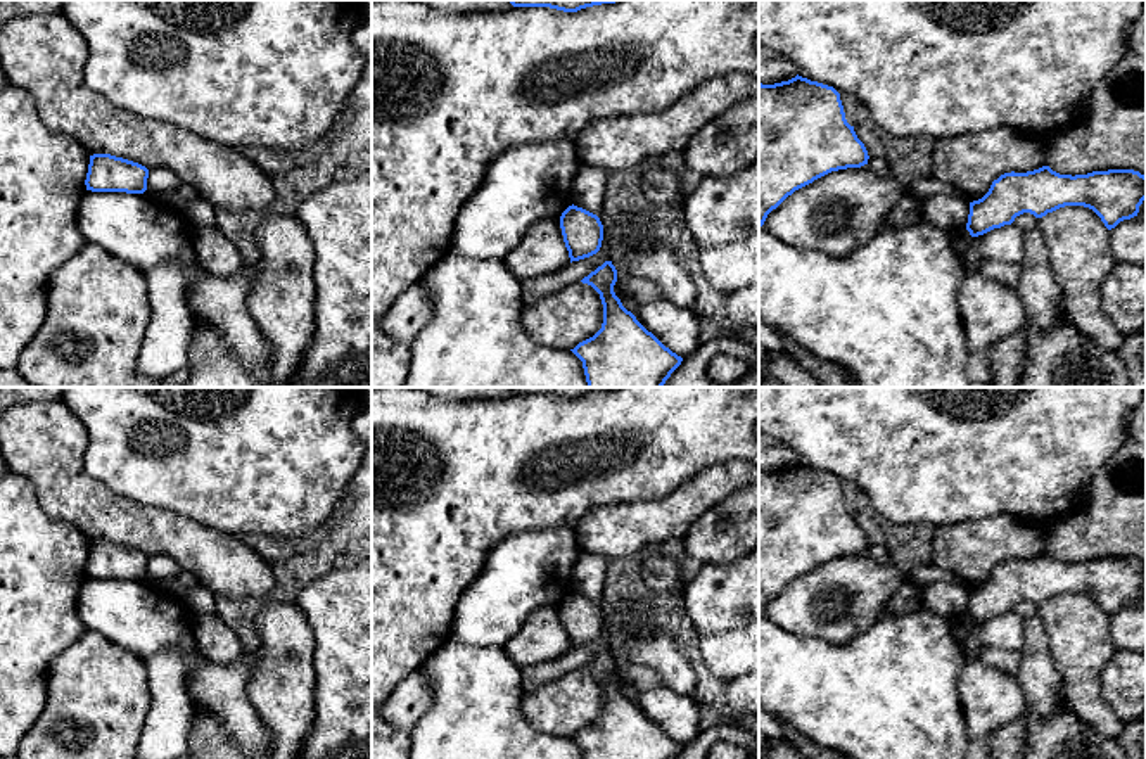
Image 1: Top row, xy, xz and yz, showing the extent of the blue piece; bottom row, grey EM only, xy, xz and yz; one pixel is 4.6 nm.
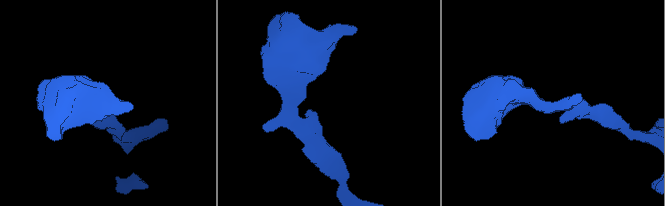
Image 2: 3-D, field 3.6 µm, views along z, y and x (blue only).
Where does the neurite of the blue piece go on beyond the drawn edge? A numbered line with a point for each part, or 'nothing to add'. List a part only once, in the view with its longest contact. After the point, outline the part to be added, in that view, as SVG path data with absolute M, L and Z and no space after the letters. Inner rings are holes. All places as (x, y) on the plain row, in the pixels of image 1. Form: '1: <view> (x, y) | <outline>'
nothing to add

